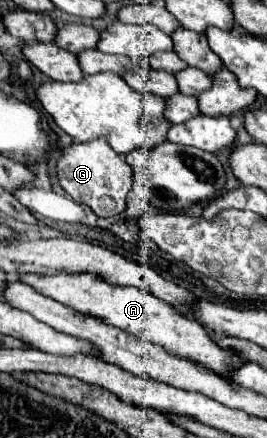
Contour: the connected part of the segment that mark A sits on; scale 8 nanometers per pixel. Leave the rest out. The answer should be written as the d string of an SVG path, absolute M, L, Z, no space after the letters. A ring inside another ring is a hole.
M25 272L25 274L19 274L17 278L23 284L33 286L37 292L61 302L67 308L73 308L75 312L79 312L83 316L101 318L105 324L117 326L123 332L127 332L139 340L149 340L149 342L165 348L169 354L195 360L197 364L203 364L205 368L213 370L215 374L225 376L231 368L235 368L235 364L243 362L243 360L239 360L239 356L235 356L235 352L227 352L227 350L219 348L207 336L207 332L203 332L203 328L199 328L199 324L195 324L195 320L179 316L179 312L175 312L167 302L147 294L141 288L111 284L93 272L53 274L53 276Z

